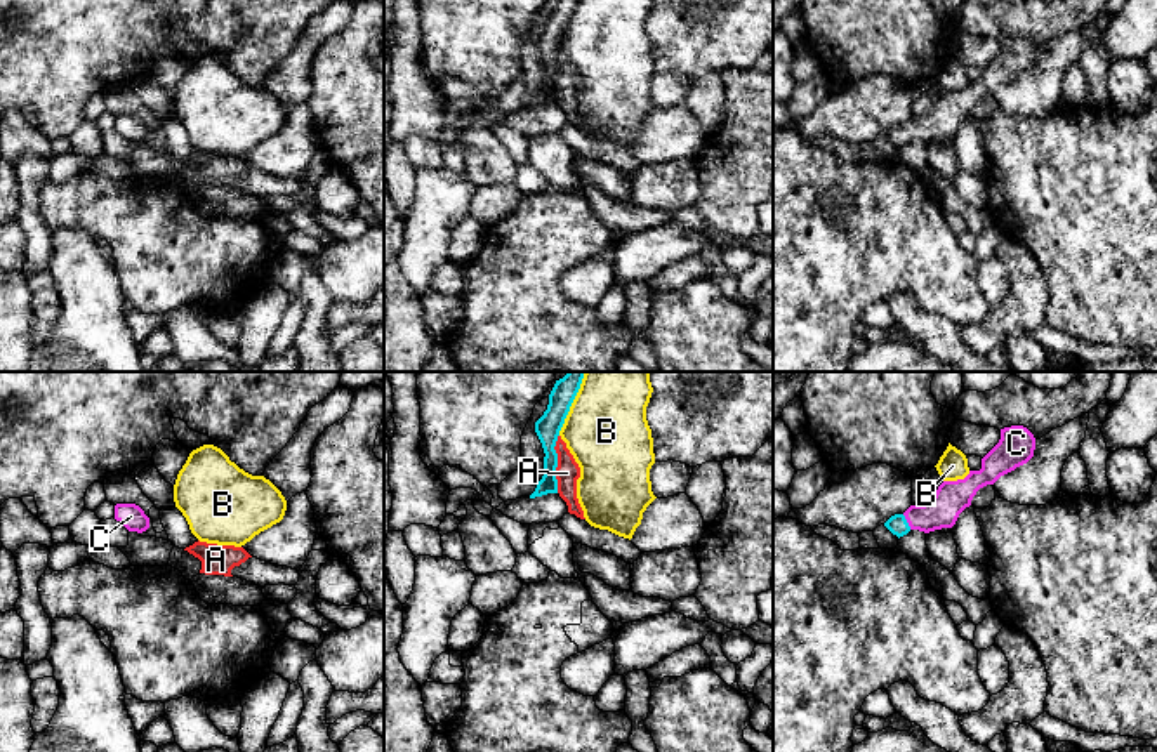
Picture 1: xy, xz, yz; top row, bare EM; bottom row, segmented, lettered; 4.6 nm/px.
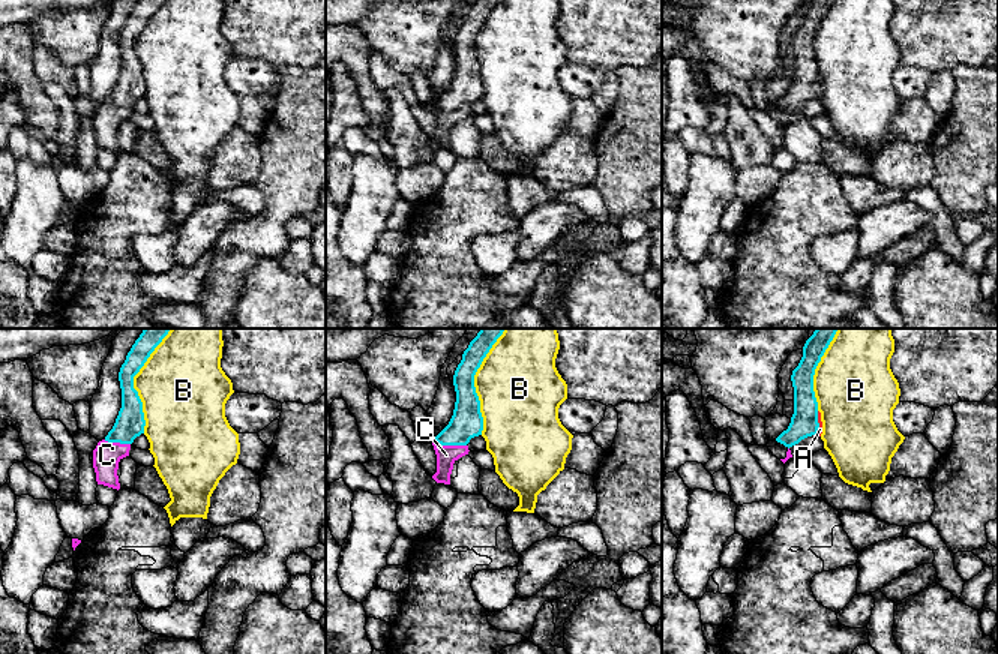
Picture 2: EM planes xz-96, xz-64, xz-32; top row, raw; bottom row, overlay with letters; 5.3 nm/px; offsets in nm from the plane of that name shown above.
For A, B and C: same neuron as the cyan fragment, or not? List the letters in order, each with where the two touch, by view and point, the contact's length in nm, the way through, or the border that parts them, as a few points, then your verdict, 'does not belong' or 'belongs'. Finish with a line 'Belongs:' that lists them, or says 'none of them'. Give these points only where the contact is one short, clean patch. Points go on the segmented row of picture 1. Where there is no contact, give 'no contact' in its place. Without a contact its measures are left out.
A: contact xz (556, 464); length 280 nm; does not belong
B: contact xz (572, 402); length 320 nm; does not belong
C: contact yz (905, 521); length 80 nm; way yz (897, 525), (905, 521), (935, 514), (952, 497); belongs
Belongs: C

